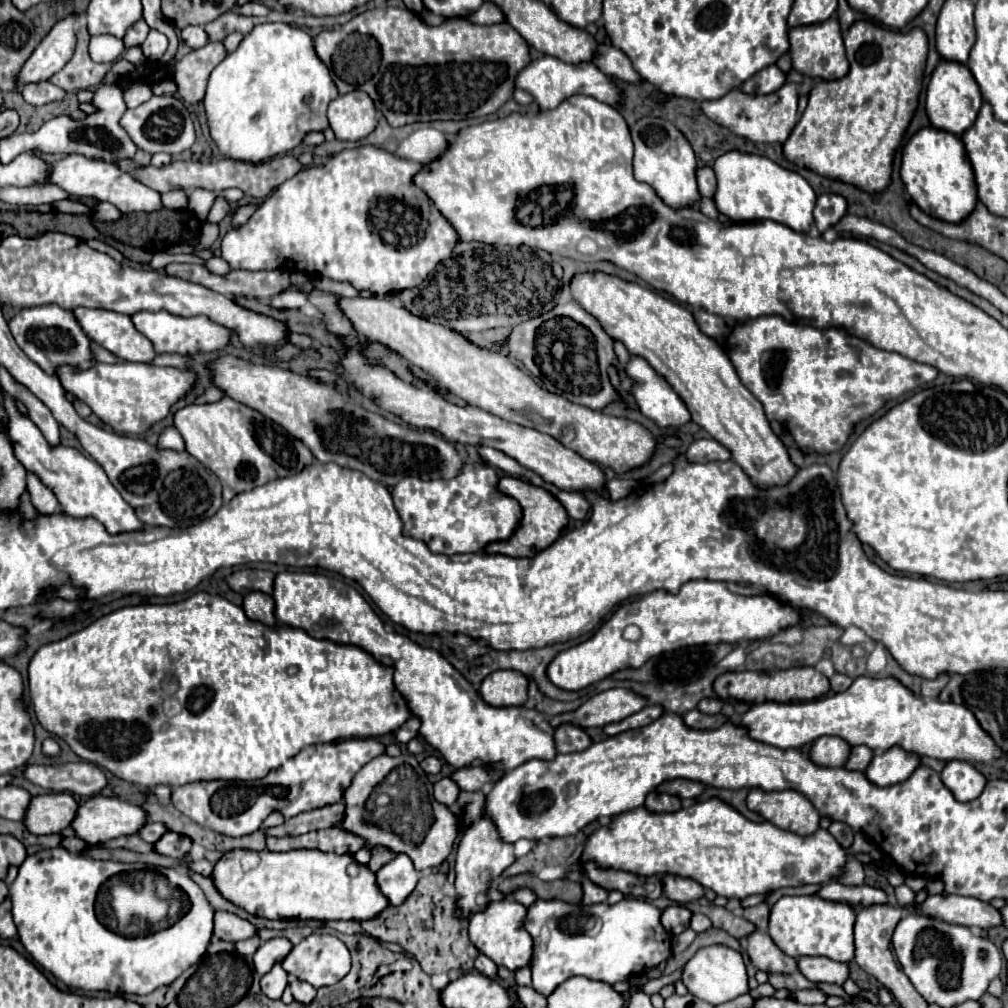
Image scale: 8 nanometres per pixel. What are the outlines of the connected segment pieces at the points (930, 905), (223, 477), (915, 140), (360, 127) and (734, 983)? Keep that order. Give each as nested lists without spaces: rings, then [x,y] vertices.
[[[934,894],[928,896],[922,904],[914,906],[916,912],[926,914],[928,918],[940,918],[950,924],[960,926],[976,926],[990,928],[1002,924],[1000,914],[986,902],[978,902],[976,898],[962,898],[956,894]]]
[[[228,396],[214,404],[192,404],[178,410],[174,426],[184,438],[186,450],[220,478],[224,502],[230,502],[234,494],[254,490],[254,486],[264,486],[270,478],[286,478],[294,472],[302,472],[314,462],[312,452],[298,438],[290,436],[260,412],[234,402]]]
[[[920,128],[902,148],[902,182],[912,198],[926,214],[946,220],[960,222],[976,206],[976,182],[972,174],[970,160],[962,146],[960,136],[938,130],[938,128]]]
[[[362,90],[338,96],[328,106],[328,120],[338,140],[362,140],[376,128],[376,108]]]
[[[706,946],[694,954],[694,958],[688,960],[682,972],[682,982],[688,988],[690,994],[696,998],[710,1002],[710,1004],[722,1004],[728,1000],[734,1000],[736,996],[748,994],[748,974],[742,960],[742,954],[738,950],[732,950],[728,946]]]

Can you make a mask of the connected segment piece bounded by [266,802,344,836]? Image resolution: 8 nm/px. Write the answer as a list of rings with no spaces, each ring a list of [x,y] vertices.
[[[336,802],[334,806],[318,808],[318,810],[304,812],[304,814],[298,814],[294,818],[288,818],[282,826],[266,828],[266,834],[268,836],[298,836],[298,834],[306,834],[310,830],[334,826],[342,818],[342,814],[344,814],[344,802]]]

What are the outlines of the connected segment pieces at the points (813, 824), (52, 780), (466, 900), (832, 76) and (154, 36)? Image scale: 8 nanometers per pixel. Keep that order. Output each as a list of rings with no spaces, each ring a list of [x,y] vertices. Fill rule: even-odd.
[[[752,788],[748,792],[746,804],[752,812],[758,812],[774,826],[796,832],[800,836],[808,836],[818,830],[820,814],[802,792],[796,790],[766,792],[762,788]]]
[[[66,762],[66,764],[28,764],[22,772],[32,784],[38,784],[54,792],[72,792],[80,796],[92,796],[106,786],[104,772],[88,762]]]
[[[478,820],[472,822],[472,826],[464,832],[458,852],[456,852],[456,918],[470,920],[474,914],[486,910],[490,898],[488,890],[492,882],[514,862],[514,846],[500,840],[496,826],[490,820]],[[478,894],[486,896],[486,904],[478,904]]]
[[[832,16],[826,22],[814,24],[814,26],[796,26],[790,28],[790,56],[792,66],[804,76],[810,78],[822,78],[822,80],[836,80],[842,78],[848,72],[848,60],[844,52],[844,42],[840,34],[838,18]]]
[[[150,30],[148,38],[144,40],[144,44],[140,48],[142,48],[144,56],[150,62],[158,62],[162,58],[162,54],[166,52],[166,48],[168,48],[168,38],[158,30]]]

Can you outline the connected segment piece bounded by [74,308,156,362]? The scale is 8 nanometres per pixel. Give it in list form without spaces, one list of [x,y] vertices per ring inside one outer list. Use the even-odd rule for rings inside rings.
[[[74,308],[74,314],[84,332],[102,348],[120,356],[126,362],[152,362],[156,356],[150,340],[142,336],[130,316],[112,310]]]

